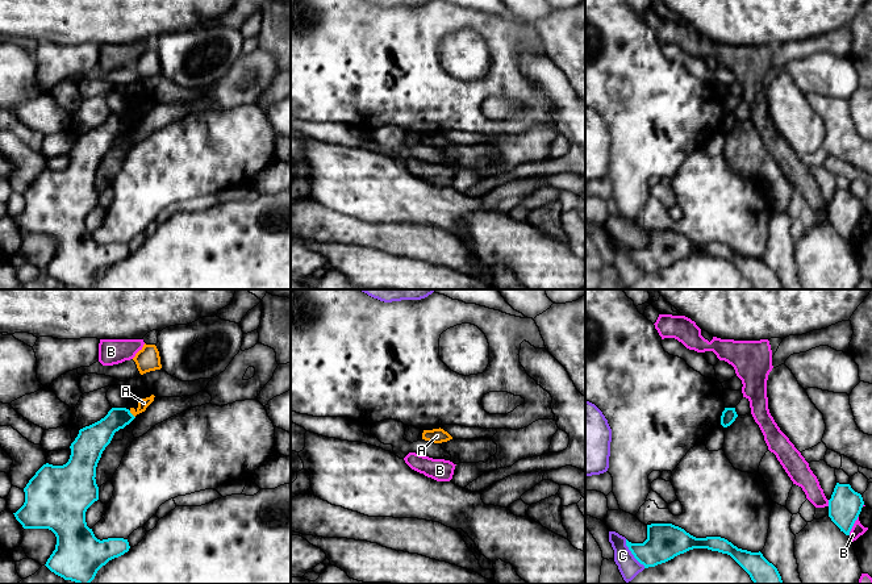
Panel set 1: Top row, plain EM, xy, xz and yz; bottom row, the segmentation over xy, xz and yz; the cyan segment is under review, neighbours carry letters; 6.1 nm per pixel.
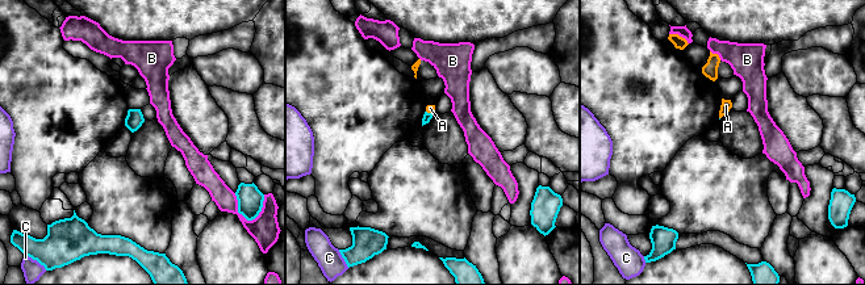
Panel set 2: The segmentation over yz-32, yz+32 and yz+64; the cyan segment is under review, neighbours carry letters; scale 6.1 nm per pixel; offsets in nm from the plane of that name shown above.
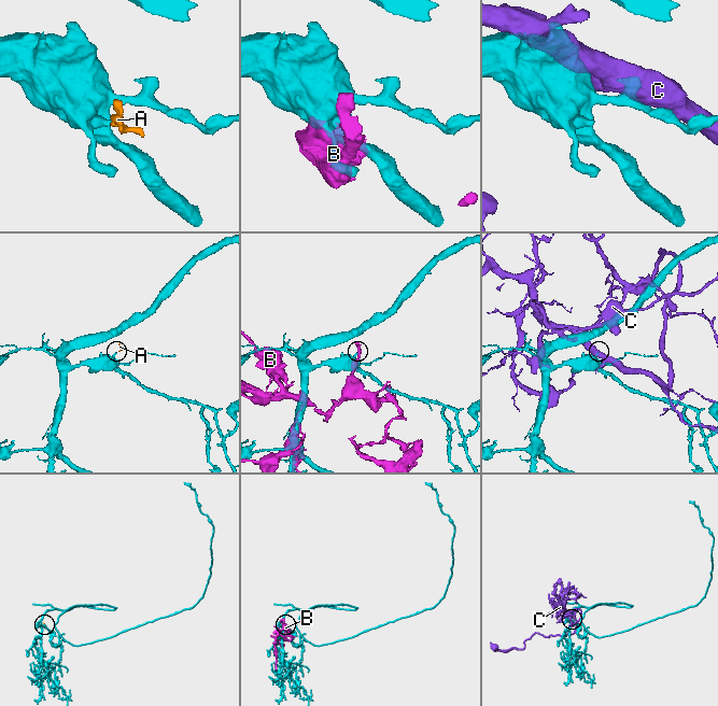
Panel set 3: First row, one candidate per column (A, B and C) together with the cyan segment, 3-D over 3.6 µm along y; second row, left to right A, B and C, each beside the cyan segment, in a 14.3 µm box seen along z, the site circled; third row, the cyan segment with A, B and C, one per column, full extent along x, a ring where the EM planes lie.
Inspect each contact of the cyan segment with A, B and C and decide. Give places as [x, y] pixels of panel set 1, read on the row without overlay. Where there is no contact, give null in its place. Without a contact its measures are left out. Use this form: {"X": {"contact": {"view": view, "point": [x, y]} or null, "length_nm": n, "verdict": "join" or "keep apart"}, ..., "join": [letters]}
{"A": {"contact": {"view": "xy", "point": [132, 120]}, "length_nm": 60, "verdict": "keep apart"}, "B": {"contact": {"view": "yz", "point": [852, 230]}, "length_nm": 130, "verdict": "keep apart"}, "C": {"contact": {"view": "yz", "point": [631, 258]}, "length_nm": 220, "verdict": "keep apart"}, "join": []}

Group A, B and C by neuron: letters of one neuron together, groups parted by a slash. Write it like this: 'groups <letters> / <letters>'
groups A / B / C

